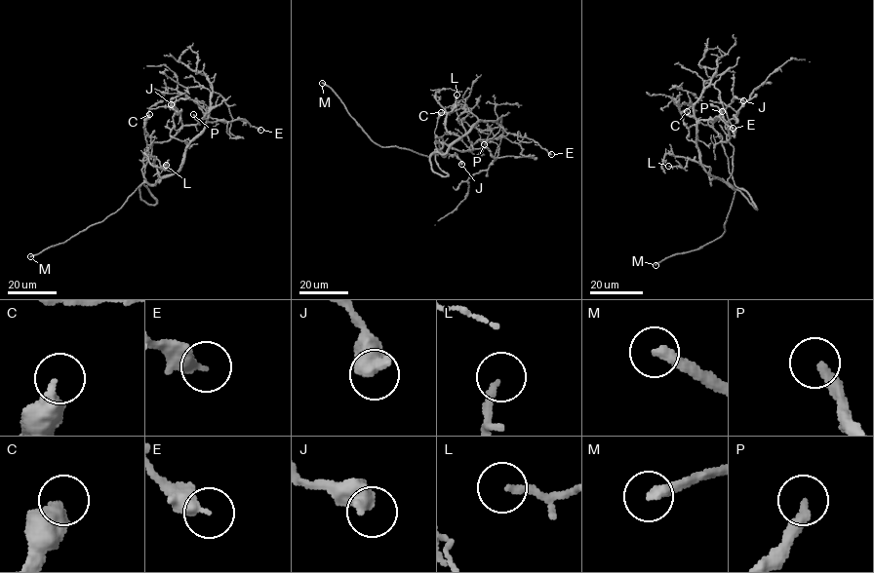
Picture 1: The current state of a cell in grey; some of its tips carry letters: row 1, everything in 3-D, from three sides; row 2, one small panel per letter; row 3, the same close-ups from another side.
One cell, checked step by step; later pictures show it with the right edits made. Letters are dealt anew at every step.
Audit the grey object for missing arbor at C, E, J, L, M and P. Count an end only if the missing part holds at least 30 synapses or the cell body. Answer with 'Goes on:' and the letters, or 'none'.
Goes on: M, P

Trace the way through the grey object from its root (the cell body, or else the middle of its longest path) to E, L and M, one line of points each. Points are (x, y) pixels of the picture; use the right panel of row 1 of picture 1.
E: (756, 209), (739, 190), (711, 176), (699, 157), (697, 124), (699, 120), (718, 116), (733, 128)
L: (756, 209), (739, 190), (716, 177), (711, 179), (707, 167), (689, 159), (683, 168), (668, 166)
M: (756, 209), (734, 190), (725, 230), (720, 236), (695, 249), (668, 256), (655, 265)

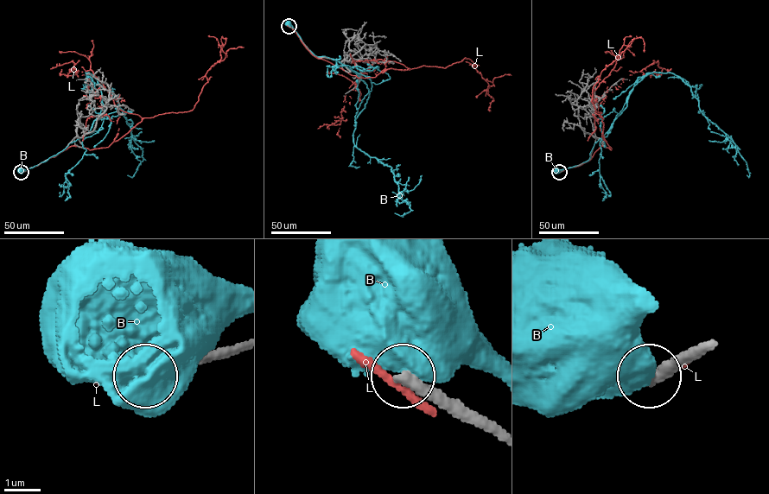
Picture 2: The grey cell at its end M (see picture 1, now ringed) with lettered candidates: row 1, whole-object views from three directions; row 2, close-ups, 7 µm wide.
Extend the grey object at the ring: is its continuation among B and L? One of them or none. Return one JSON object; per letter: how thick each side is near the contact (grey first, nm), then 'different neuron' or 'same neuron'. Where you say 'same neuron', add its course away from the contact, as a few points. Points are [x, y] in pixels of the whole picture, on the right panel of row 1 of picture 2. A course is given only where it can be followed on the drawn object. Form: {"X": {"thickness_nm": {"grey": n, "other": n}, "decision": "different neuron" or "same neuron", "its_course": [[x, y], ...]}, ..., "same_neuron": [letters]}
{"B": {"thickness_nm": {"grey": 380, "other": 550}, "decision": "different neuron"}, "L": {"thickness_nm": {"grey": 400, "other": 280}, "decision": "different neuron"}, "same_neuron": []}

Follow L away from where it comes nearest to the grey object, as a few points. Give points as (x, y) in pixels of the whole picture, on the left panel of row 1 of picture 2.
L: (22, 172), (71, 146), (107, 148), (142, 119), (117, 107), (92, 71), (60, 66), (72, 72)

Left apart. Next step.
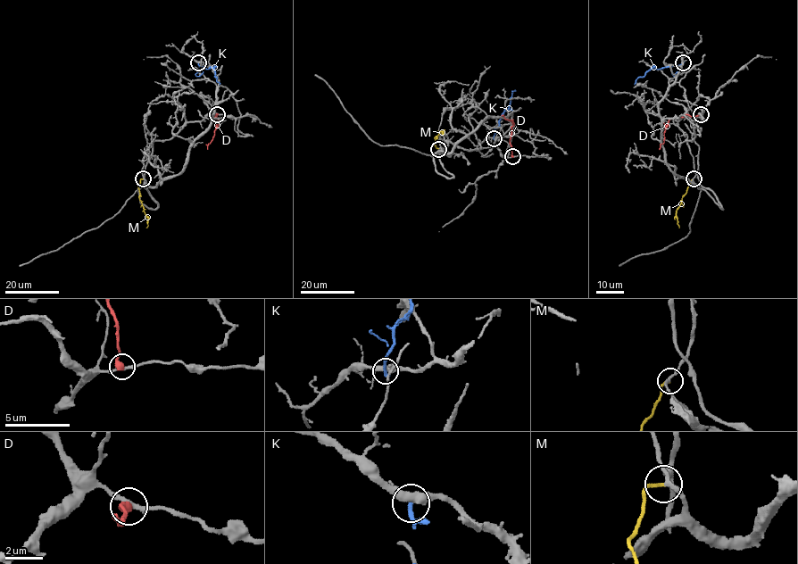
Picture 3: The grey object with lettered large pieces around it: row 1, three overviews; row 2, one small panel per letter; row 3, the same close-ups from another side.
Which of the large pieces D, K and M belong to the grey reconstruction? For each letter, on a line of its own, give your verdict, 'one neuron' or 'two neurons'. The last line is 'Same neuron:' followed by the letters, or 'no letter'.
D: two neurons
K: two neurons
M: one neuron
Same neuron: M

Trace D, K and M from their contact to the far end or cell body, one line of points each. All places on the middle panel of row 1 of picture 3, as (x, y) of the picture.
D: (512, 156), (510, 140), (514, 125), (502, 114)
K: (494, 138), (499, 120), (509, 106), (514, 90)
M: (438, 148), (434, 144), (435, 137), (439, 131), (444, 133), (442, 134)

